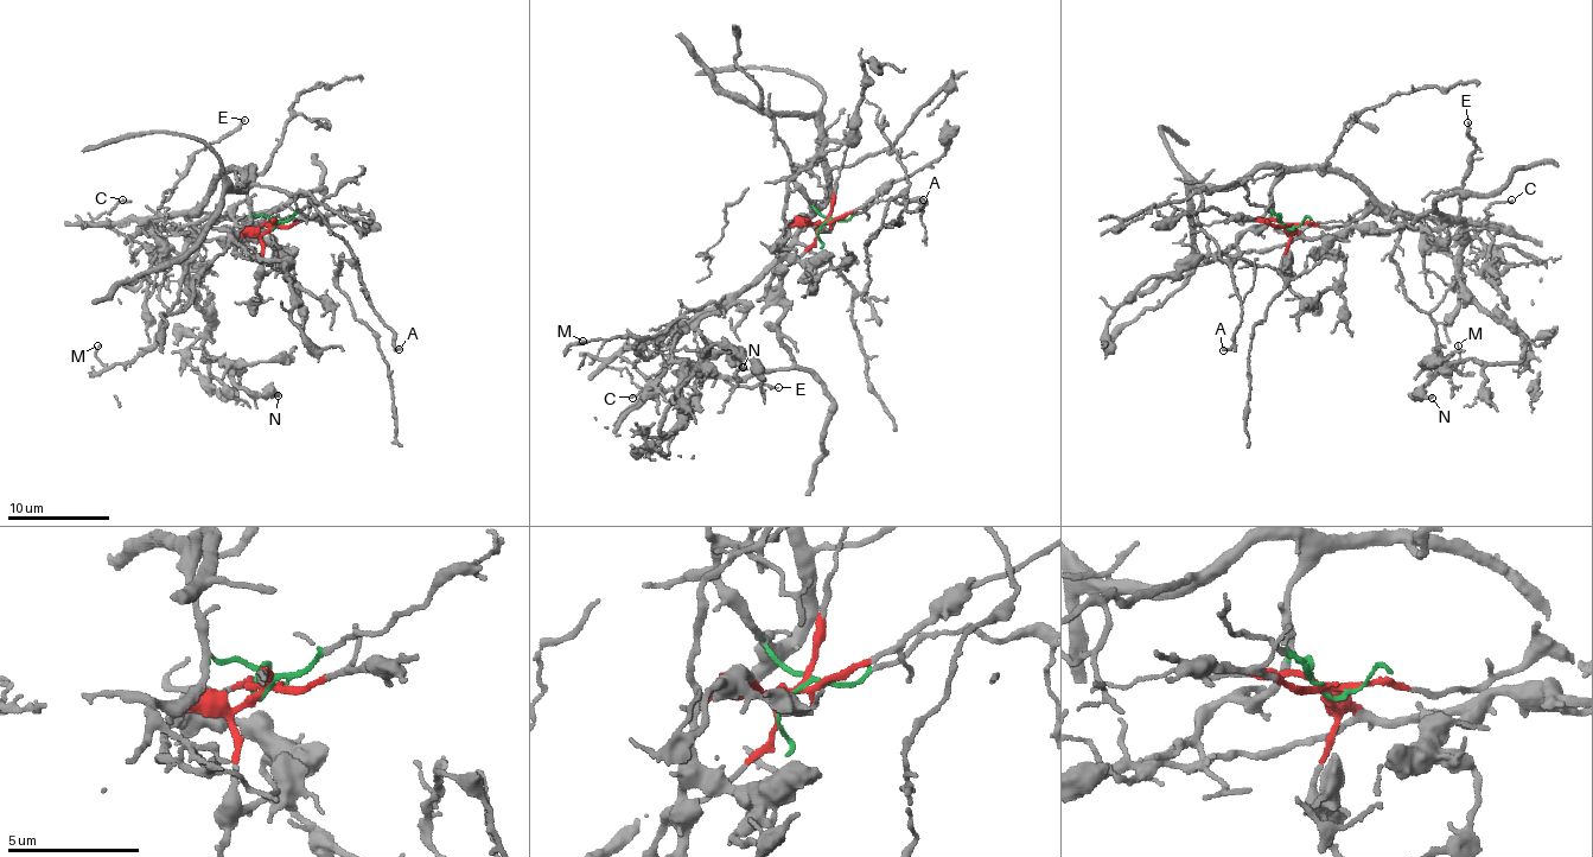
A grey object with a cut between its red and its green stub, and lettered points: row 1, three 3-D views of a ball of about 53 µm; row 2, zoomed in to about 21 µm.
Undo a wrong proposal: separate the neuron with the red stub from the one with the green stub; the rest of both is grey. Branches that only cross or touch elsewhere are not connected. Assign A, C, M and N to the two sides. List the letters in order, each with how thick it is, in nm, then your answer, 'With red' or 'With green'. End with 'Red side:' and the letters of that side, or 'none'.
A: Thickness 190 nm. With green
C: Thickness 140 nm. With green
M: Thickness 130 nm. With green
N: Thickness 200 nm. With red
Red side: N

